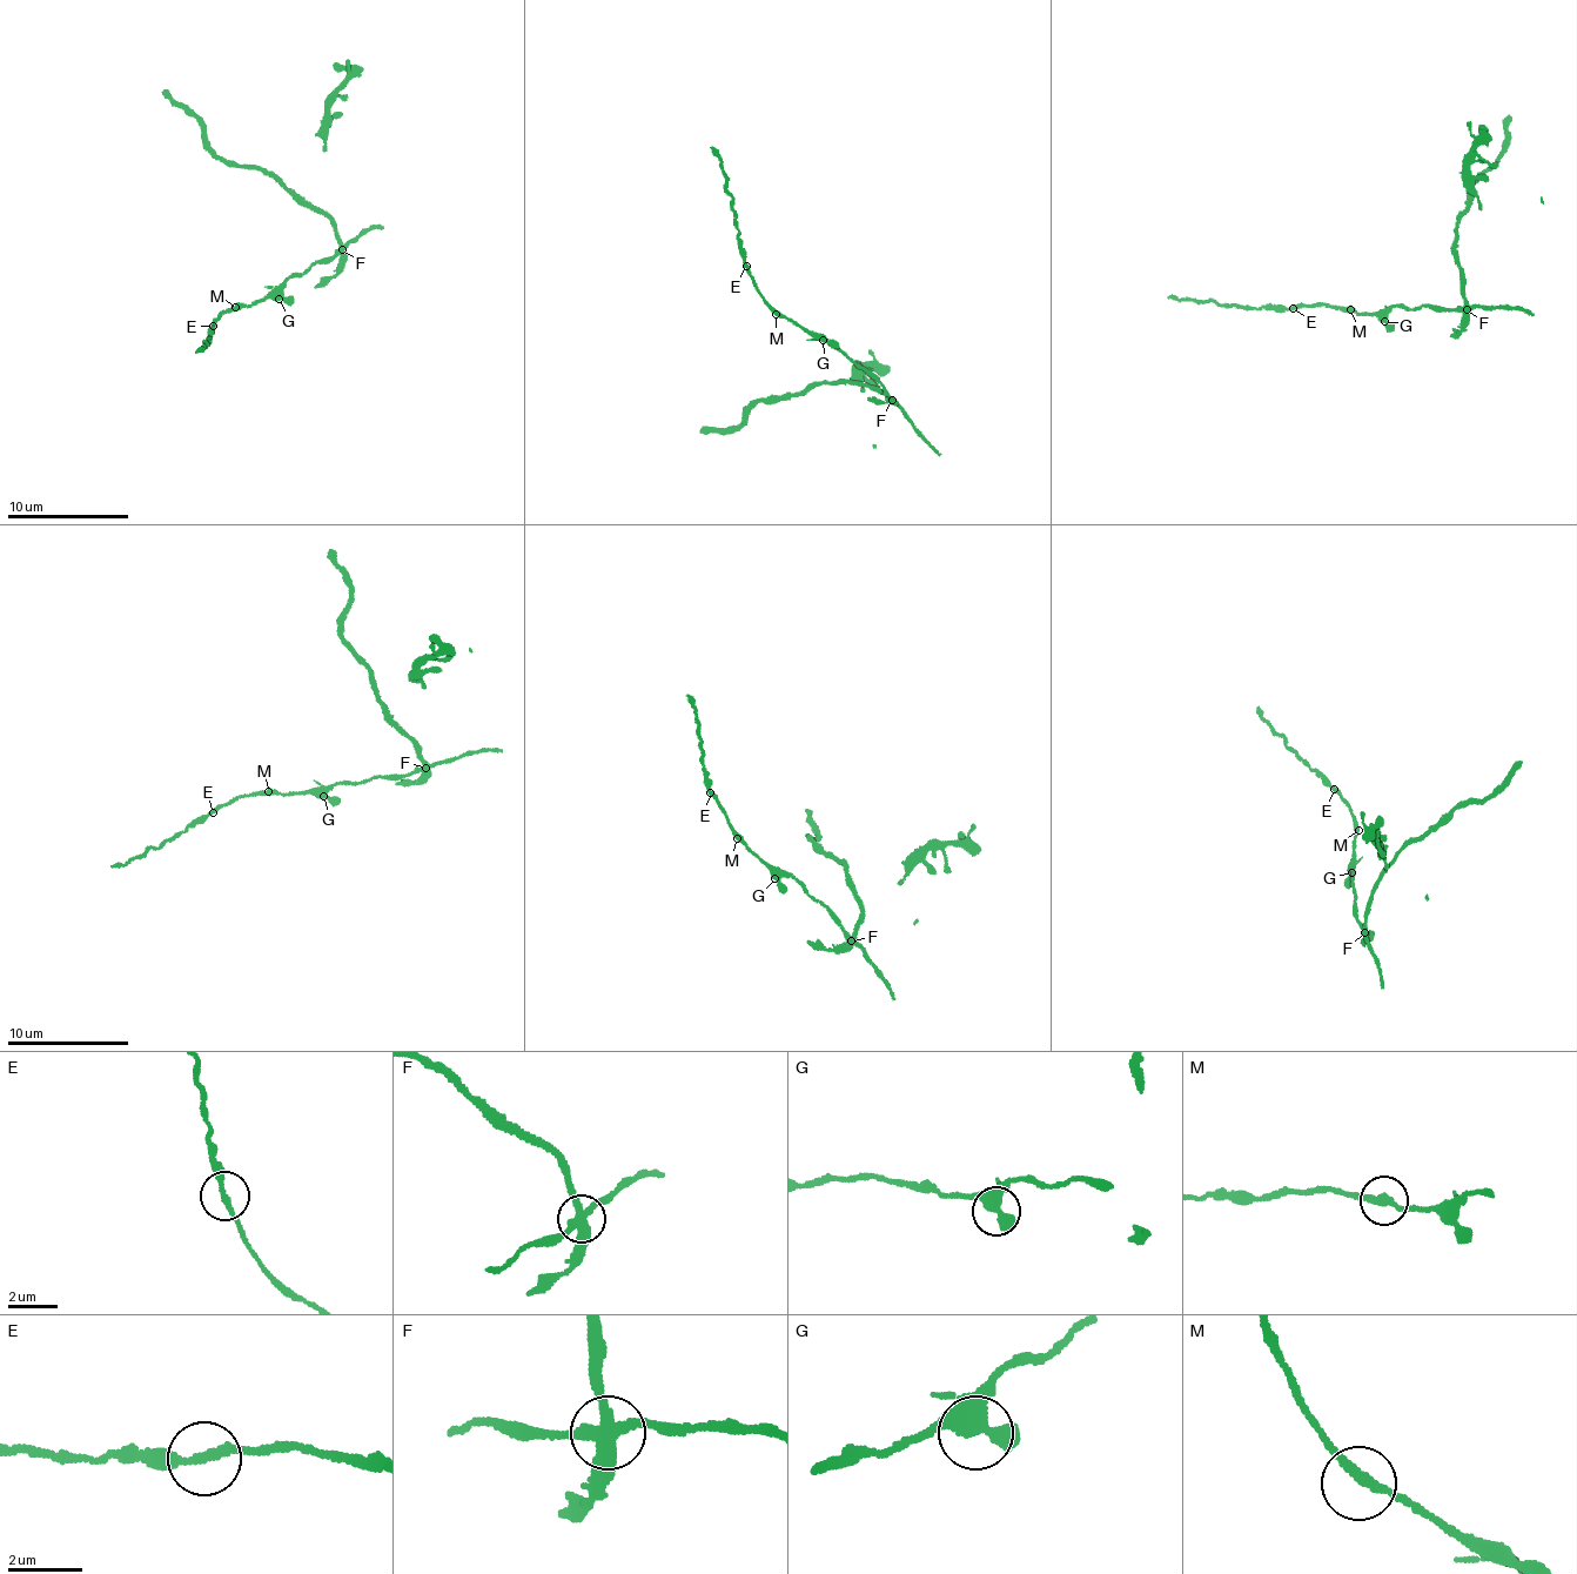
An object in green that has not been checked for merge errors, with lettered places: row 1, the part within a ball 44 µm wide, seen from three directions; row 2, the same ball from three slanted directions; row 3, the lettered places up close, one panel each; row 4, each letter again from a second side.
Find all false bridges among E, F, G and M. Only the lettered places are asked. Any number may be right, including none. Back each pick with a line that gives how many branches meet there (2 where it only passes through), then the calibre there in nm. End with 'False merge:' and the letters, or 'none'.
F: 4 branches meet; 360 nm thick
False merge: F

